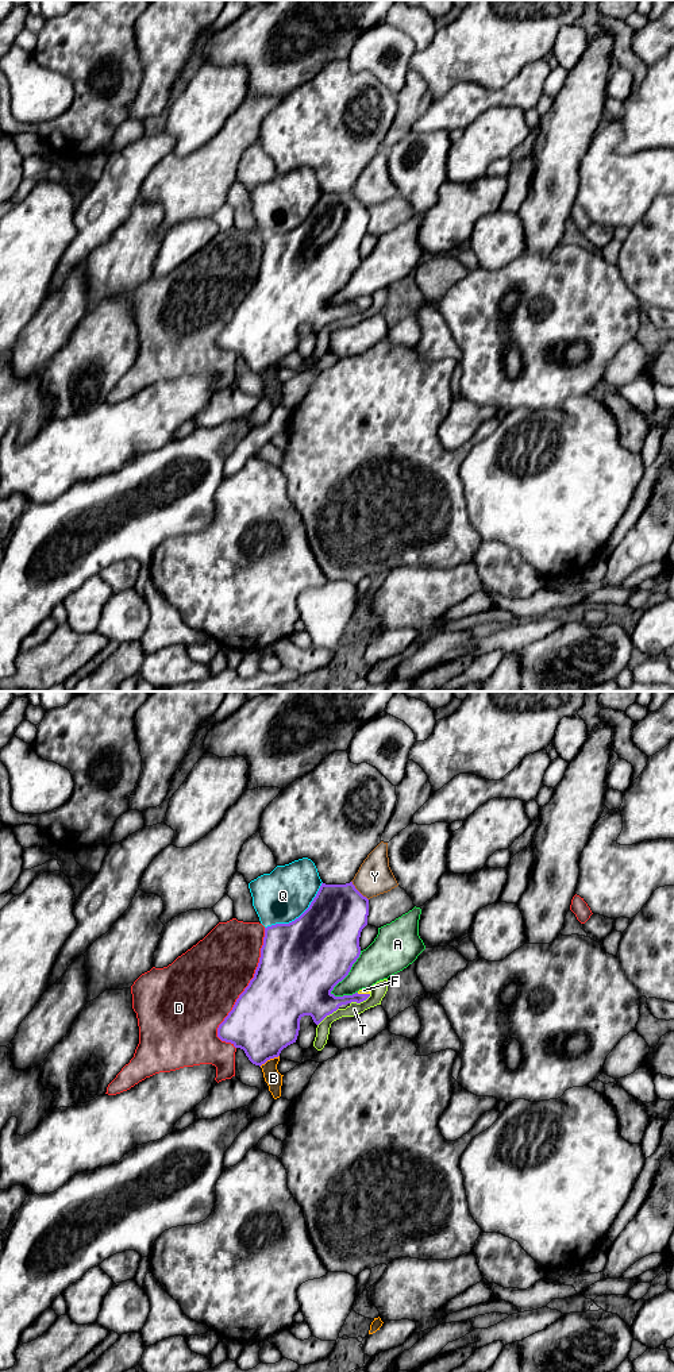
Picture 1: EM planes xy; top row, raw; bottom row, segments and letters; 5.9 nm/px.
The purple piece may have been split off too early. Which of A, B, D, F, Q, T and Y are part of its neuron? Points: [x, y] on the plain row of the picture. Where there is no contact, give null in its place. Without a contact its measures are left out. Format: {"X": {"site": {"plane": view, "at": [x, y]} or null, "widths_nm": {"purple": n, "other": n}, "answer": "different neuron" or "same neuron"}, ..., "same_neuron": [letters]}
{"A": {"site": {"plane": "xy", "at": [347, 282]}, "widths_nm": {"purple": 460, "other": 240}, "answer": "different neuron"}, "B": {"site": {"plane": "xy", "at": [269, 367]}, "widths_nm": {"purple": 400, "other": 100}, "answer": "different neuron"}, "D": {"site": {"plane": "xy", "at": [243, 300]}, "widths_nm": {"purple": 400, "other": 440}, "answer": "different neuron"}, "F": {"site": {"plane": "xy", "at": [364, 303]}, "widths_nm": {"purple": 200, "other": 30}, "answer": "same neuron"}, "Q": {"site": {"plane": "xy", "at": [300, 224]}, "widths_nm": {"purple": 460, "other": 320}, "answer": "different neuron"}, "T": {"site": {"plane": "xy", "at": [359, 311]}, "widths_nm": {"purple": 190, "other": 100}, "answer": "different neuron"}, "Y": {"site": {"plane": "xy", "at": [357, 199]}, "widths_nm": {"purple": 340, "other": 220}, "answer": "different neuron"}, "same_neuron": ["F"]}

